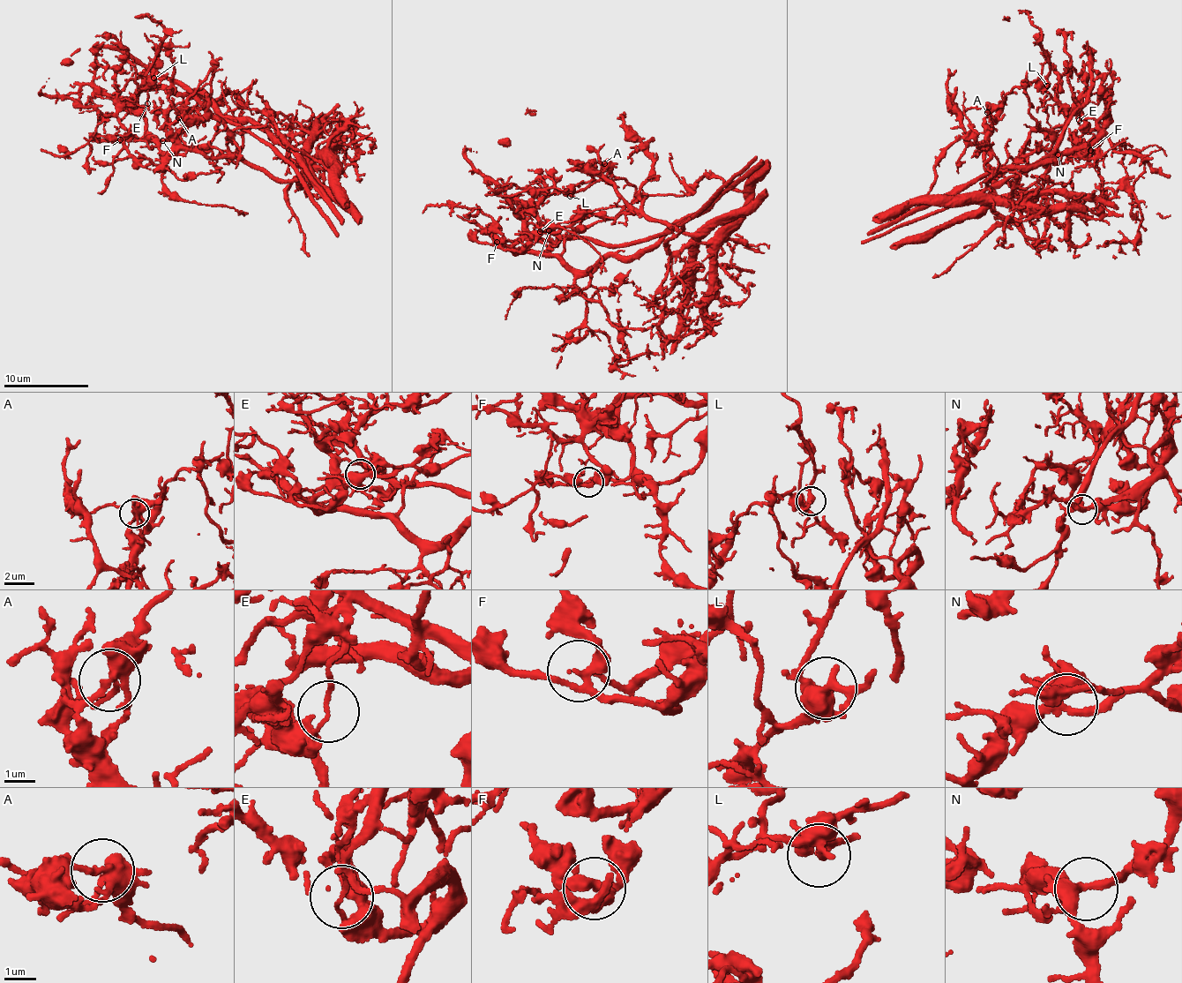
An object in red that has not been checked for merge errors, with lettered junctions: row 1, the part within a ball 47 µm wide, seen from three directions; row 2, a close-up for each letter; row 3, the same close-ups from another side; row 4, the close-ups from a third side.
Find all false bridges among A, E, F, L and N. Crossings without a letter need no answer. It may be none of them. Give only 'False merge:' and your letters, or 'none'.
False merge: A, E

